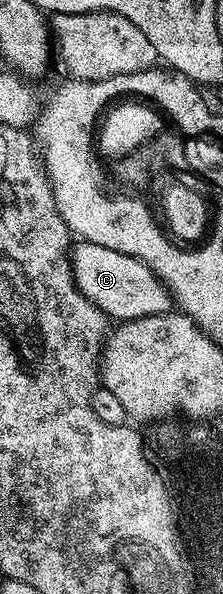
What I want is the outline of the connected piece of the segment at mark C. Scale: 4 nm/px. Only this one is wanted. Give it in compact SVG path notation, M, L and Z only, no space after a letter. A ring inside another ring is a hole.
M80 241L71 246L70 260L72 278L76 280L76 286L82 291L84 298L97 305L113 322L133 321L139 317L162 315L173 308L174 302L168 286L157 277L155 271L147 263L140 261L137 257L131 257L122 251L110 251L110 247L102 247L98 243Z

